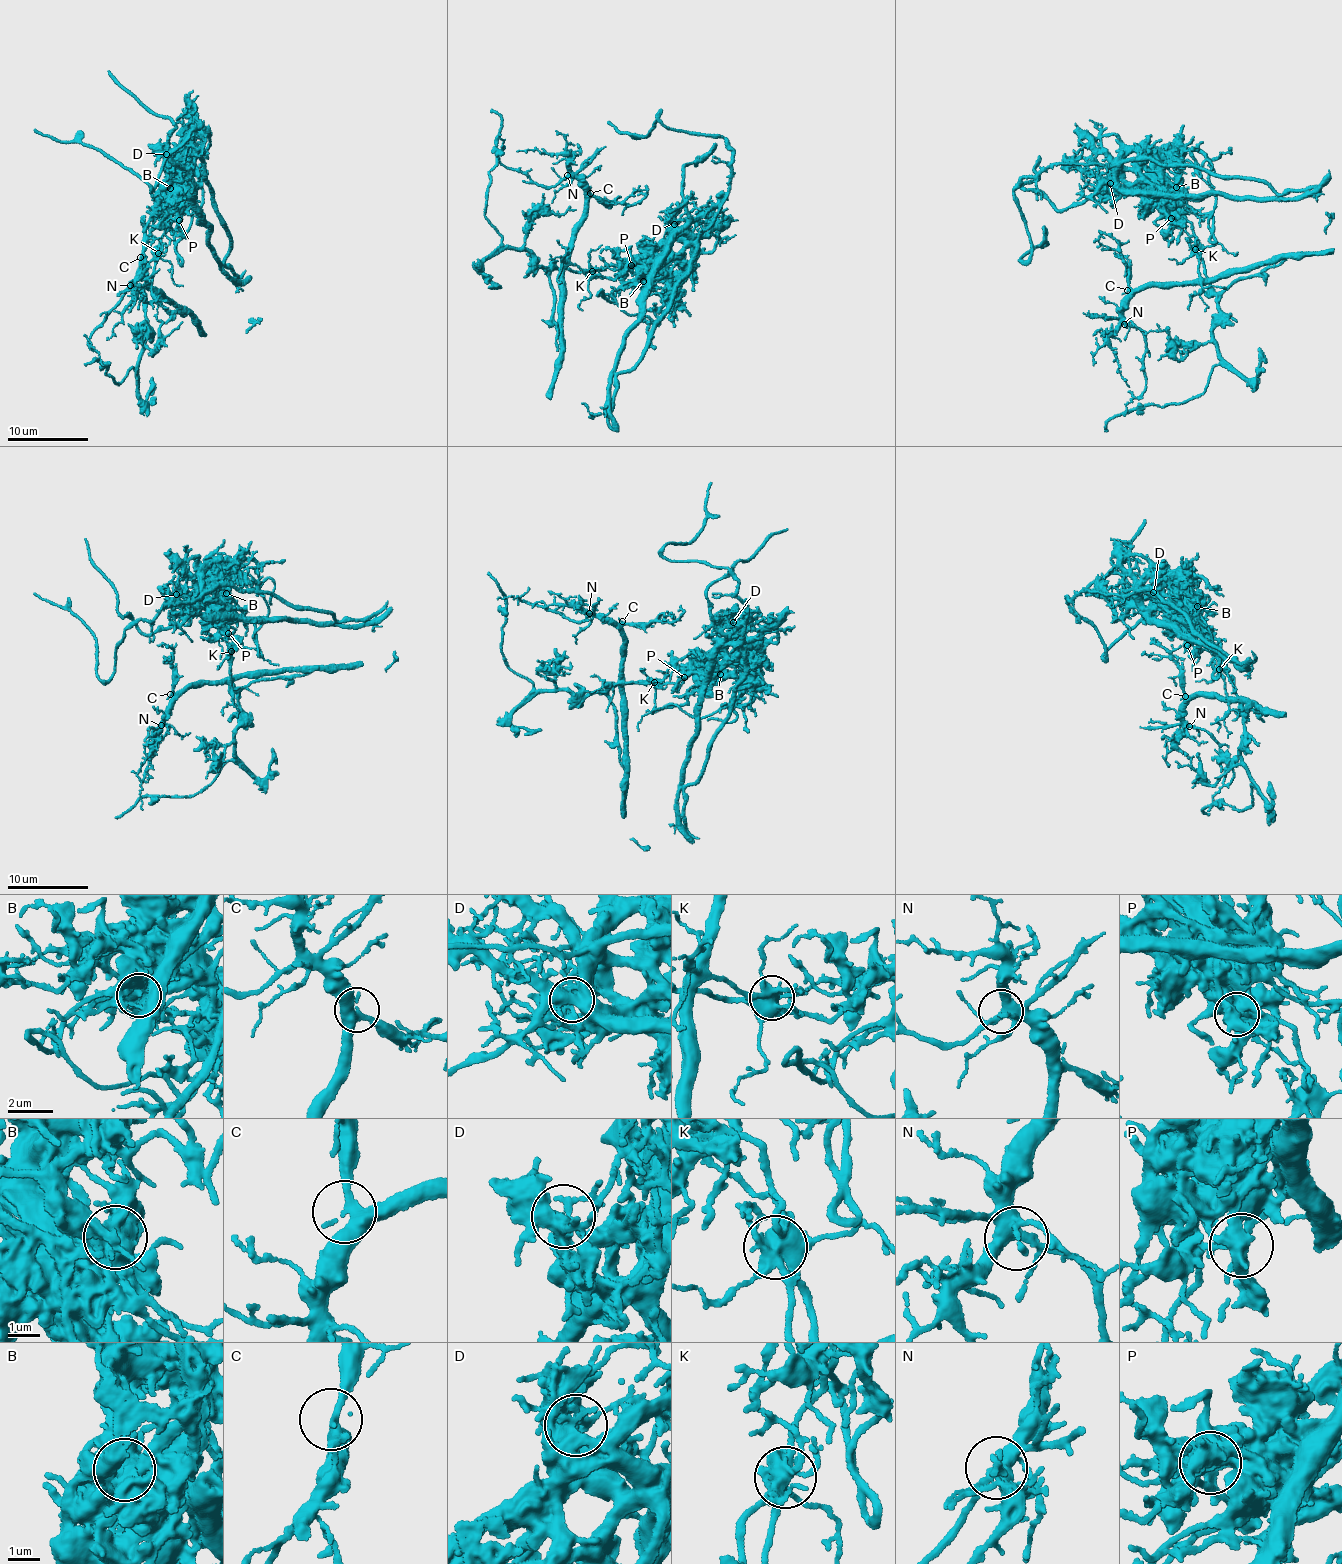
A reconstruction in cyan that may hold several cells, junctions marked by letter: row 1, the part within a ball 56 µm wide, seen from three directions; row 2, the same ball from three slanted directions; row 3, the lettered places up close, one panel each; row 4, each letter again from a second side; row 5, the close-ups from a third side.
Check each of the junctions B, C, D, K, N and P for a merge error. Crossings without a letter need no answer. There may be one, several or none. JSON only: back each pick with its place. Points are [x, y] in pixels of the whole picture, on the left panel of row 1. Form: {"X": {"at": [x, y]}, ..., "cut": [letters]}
{"B": {"at": [170, 188]}, "D": {"at": [166, 154]}, "K": {"at": [158, 253]}, "P": {"at": [179, 220]}, "cut": ["B", "D", "K", "P"]}

